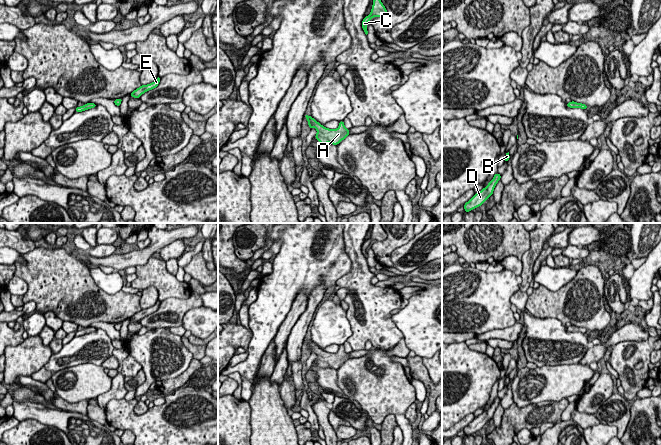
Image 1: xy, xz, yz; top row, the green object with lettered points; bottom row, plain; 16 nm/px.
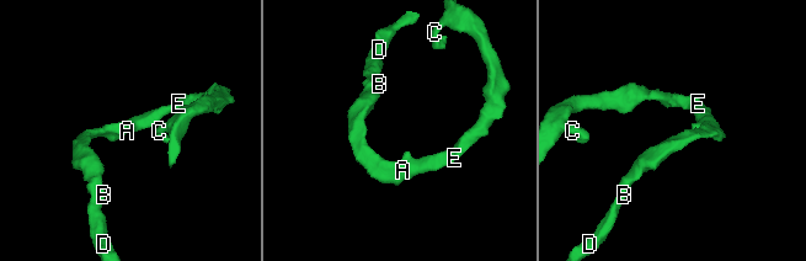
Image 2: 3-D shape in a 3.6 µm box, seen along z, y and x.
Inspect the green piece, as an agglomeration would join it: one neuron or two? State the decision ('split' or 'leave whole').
leave whole

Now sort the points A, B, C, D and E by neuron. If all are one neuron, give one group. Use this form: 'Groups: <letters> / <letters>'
Groups: A B C D E

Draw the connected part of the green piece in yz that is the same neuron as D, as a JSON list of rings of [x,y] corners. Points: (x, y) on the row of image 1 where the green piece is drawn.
[[[496,173],[493,179],[485,188],[474,194],[474,196],[464,204],[465,212],[467,213],[469,211],[472,211],[473,209],[481,206],[486,200],[488,200],[488,198],[493,195],[494,188],[500,179],[501,175],[499,173]]]

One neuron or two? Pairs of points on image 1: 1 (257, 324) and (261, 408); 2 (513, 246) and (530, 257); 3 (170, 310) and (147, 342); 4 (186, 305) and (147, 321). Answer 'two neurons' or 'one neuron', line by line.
1: two neurons
2: two neurons
3: two neurons
4: one neuron

